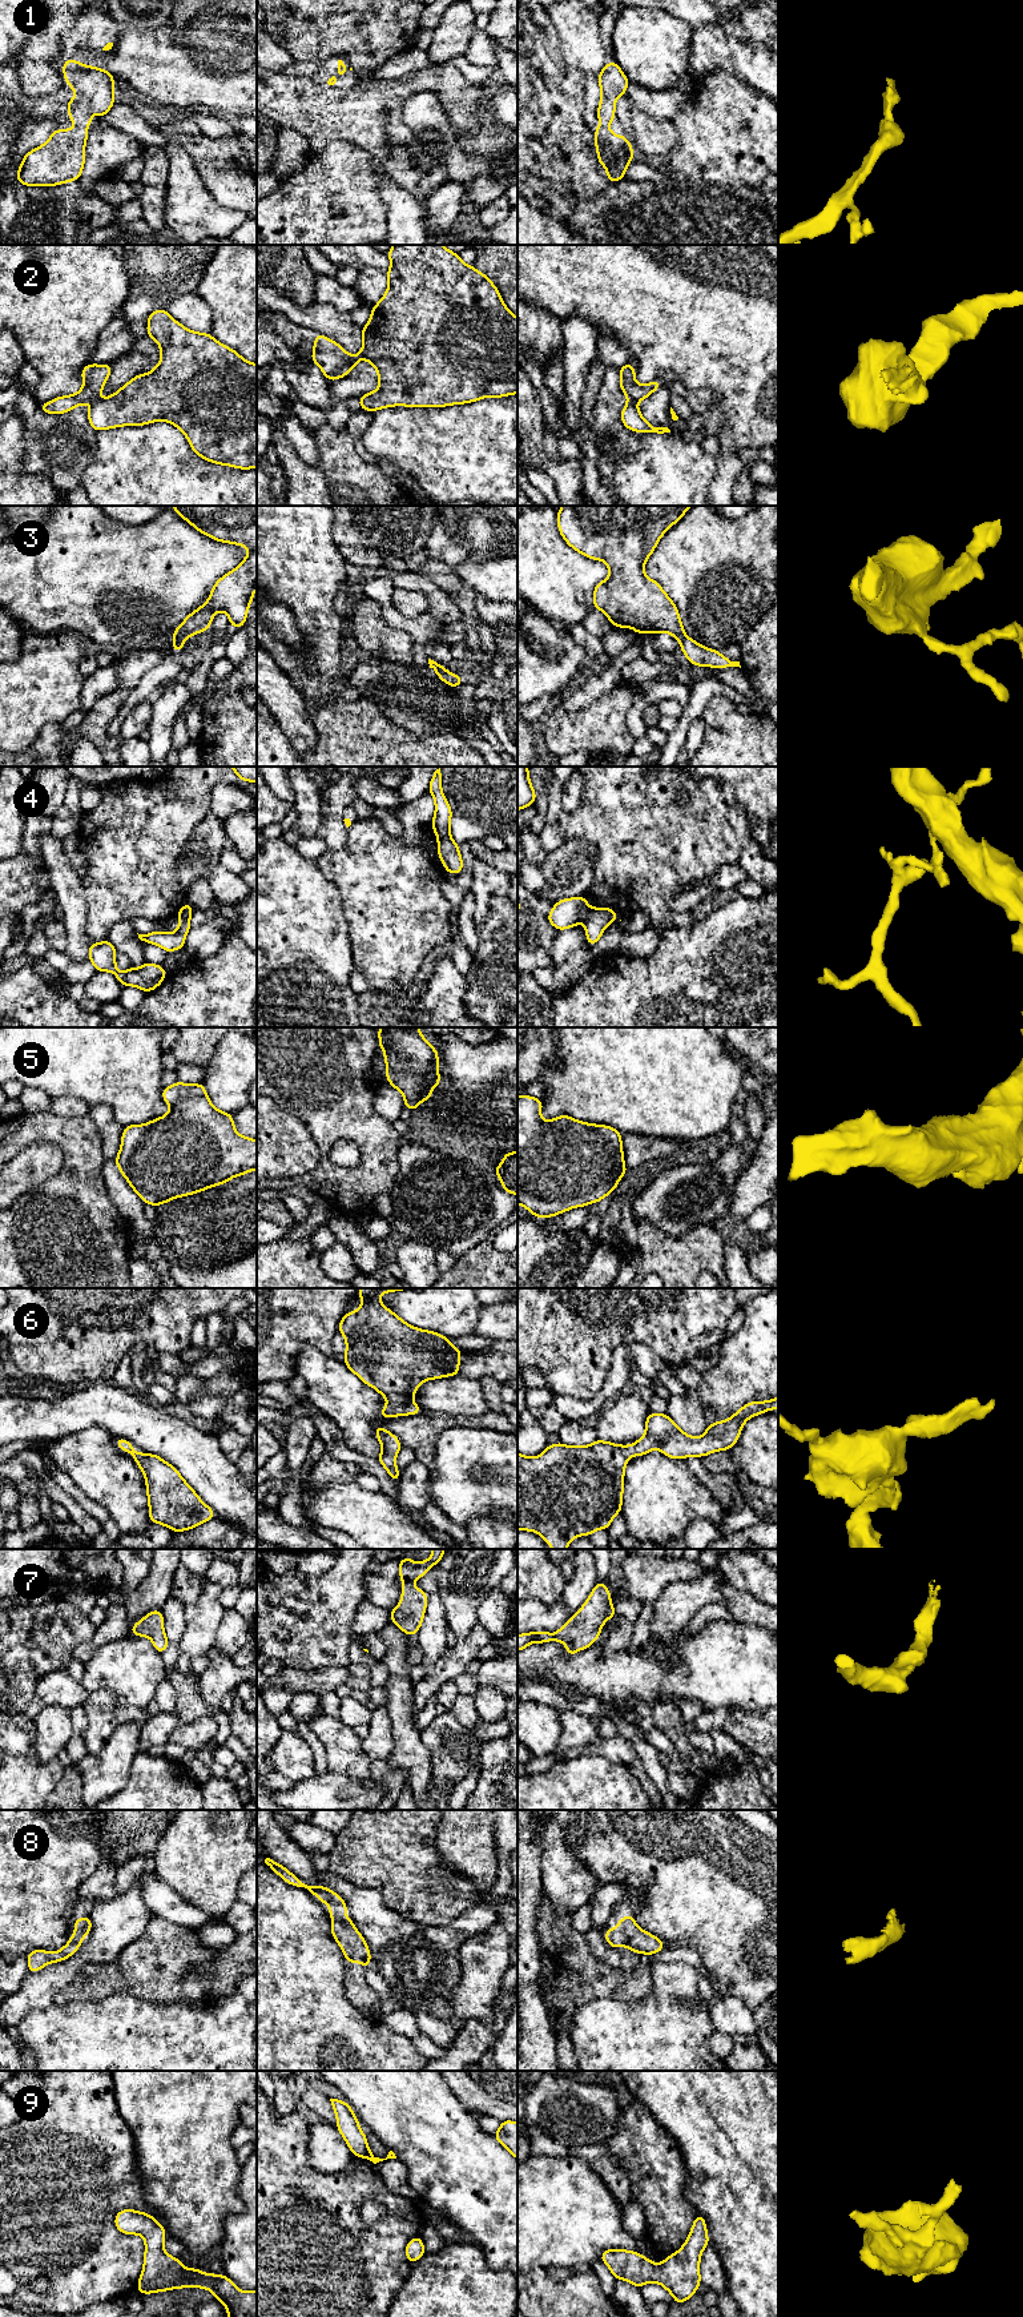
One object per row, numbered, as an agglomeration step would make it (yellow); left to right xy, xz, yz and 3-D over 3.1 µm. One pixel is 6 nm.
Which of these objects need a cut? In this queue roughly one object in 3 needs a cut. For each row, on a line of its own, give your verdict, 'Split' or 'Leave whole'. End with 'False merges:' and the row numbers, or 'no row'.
1: Leave whole
2: Split
3: Split
4: Split
5: Leave whole
6: Leave whole
7: Leave whole
8: Leave whole
9: Leave whole
False merges: 2, 3, 4

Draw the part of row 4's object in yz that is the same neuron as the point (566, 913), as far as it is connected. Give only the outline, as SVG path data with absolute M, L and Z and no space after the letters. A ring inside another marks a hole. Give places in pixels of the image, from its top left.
M584 896L563 898L553 905L551 913L547 916L547 920L557 930L565 930L587 921L589 913L591 906Z

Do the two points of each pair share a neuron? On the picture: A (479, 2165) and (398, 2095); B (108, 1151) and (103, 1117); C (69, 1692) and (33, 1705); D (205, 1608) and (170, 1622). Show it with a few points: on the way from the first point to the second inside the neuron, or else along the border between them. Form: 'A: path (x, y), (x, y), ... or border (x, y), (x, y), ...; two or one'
A: path (459, 2152), (418, 2115); one
B: path (108, 1143), (107, 1125); one
C: path (60, 1692), (49, 1692), (43, 1698); one
D: border (185, 1606), (185, 1632), (177, 1641); two

